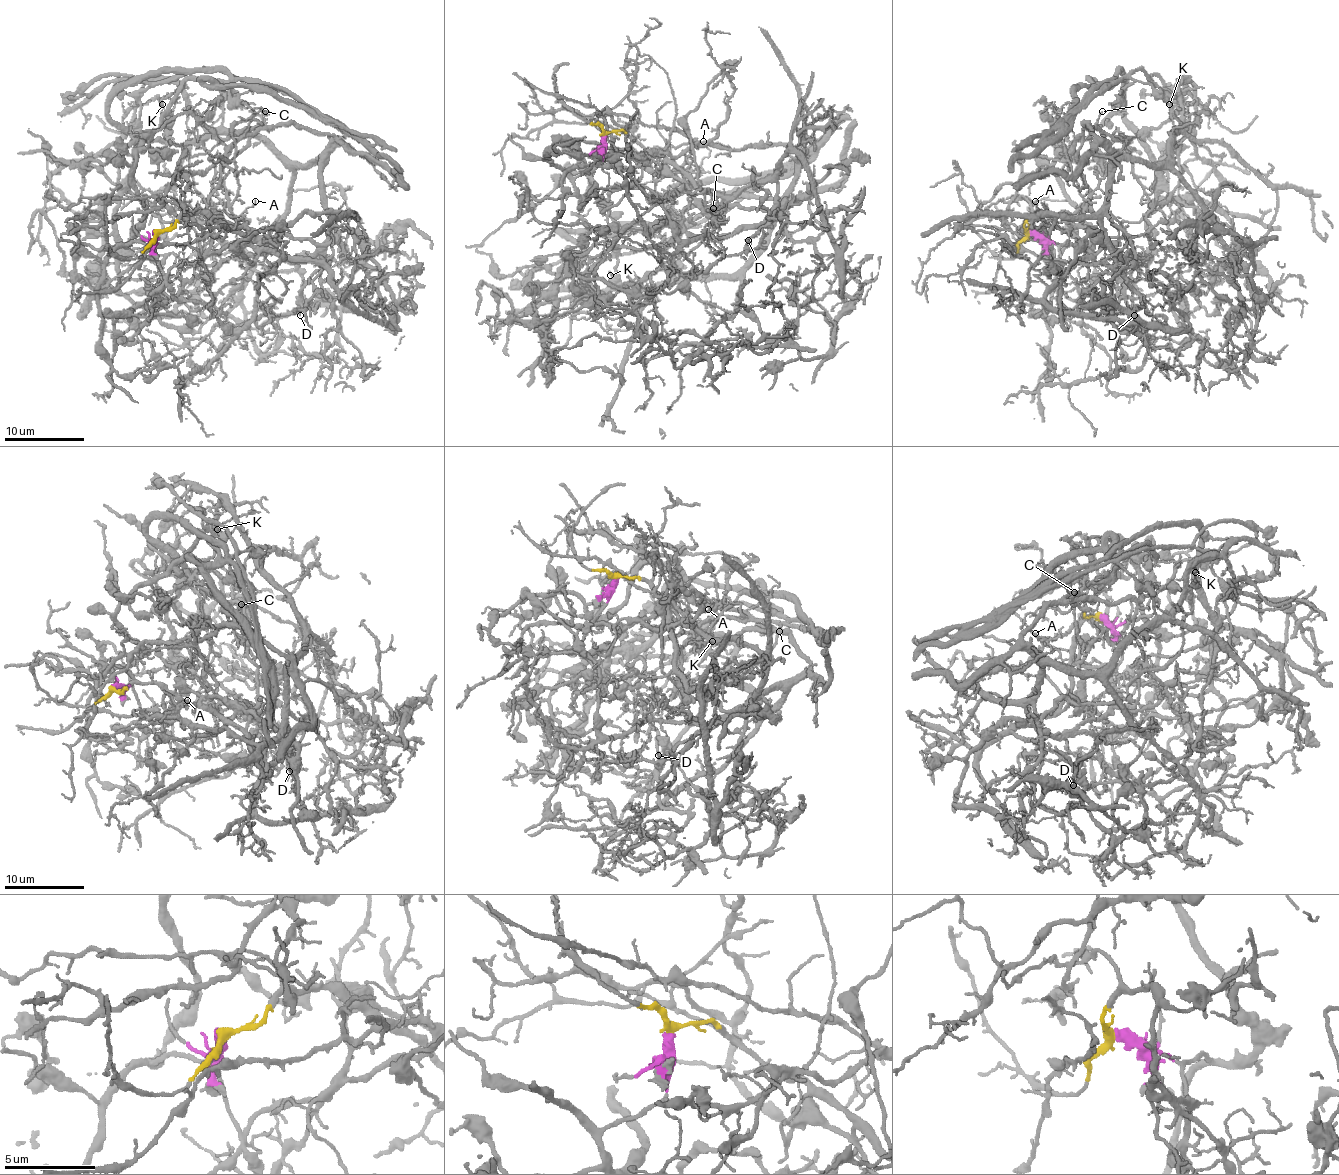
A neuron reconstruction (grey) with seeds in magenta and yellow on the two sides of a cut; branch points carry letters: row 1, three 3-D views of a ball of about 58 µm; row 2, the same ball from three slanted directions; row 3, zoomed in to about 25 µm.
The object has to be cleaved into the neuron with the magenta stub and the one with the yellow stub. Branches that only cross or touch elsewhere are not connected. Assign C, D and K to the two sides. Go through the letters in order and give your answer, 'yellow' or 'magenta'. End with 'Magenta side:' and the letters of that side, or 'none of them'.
C: magenta
D: yellow
K: magenta
Magenta side: C, K

